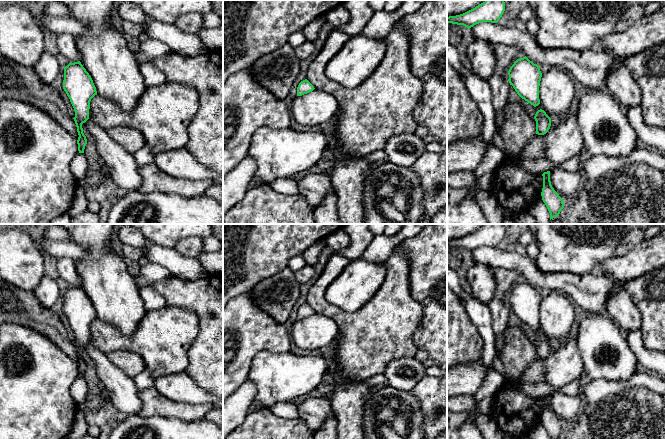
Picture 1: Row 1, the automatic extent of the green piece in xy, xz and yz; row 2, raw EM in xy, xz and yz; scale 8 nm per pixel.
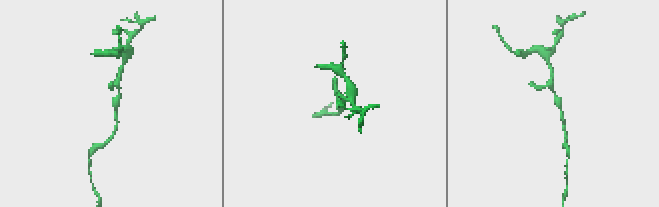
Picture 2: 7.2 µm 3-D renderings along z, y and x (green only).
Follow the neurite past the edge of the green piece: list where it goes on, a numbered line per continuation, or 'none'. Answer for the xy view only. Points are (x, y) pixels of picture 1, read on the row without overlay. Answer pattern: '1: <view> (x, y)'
none

